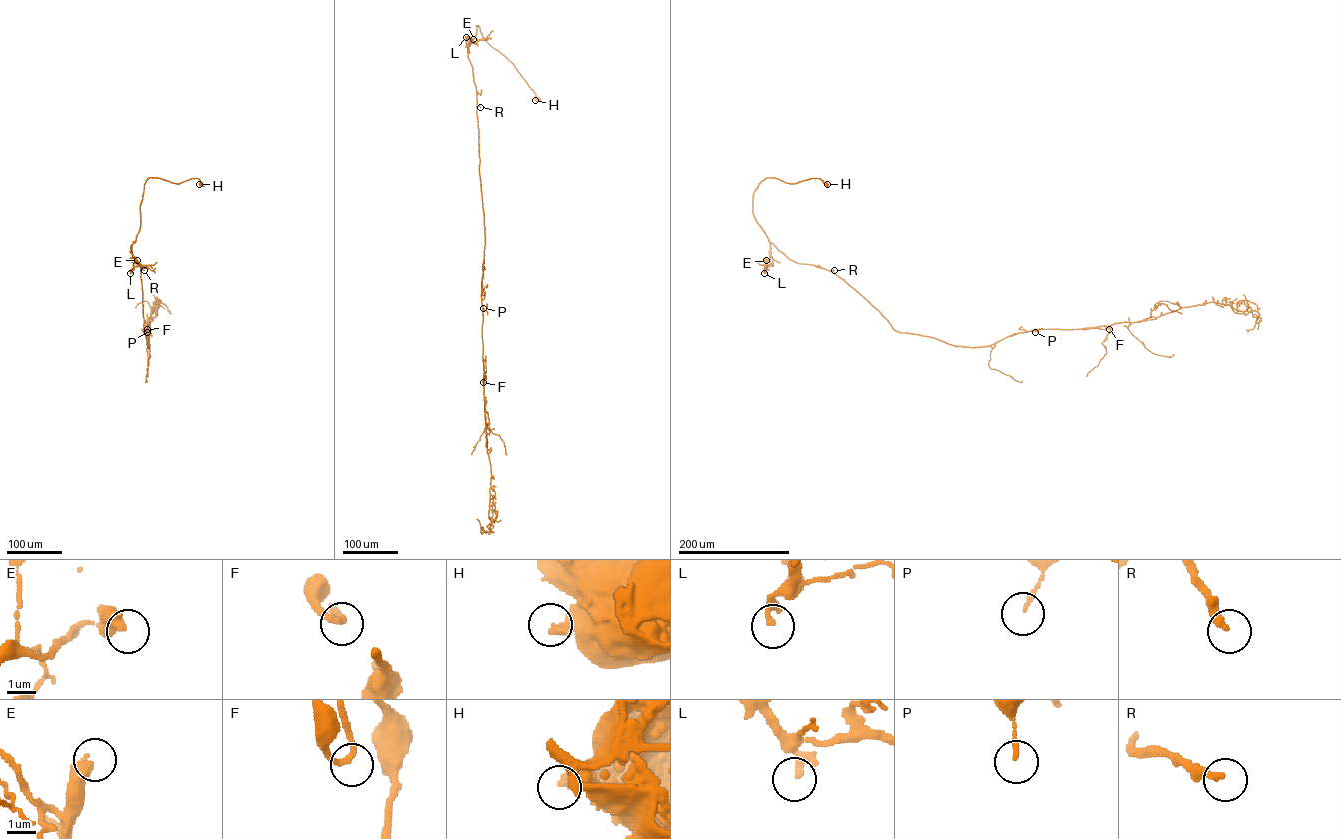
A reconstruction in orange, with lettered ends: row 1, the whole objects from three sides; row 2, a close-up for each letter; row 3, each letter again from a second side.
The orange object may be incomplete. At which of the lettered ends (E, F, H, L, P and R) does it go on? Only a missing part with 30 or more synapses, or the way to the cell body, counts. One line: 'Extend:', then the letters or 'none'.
Extend: E, L, R

